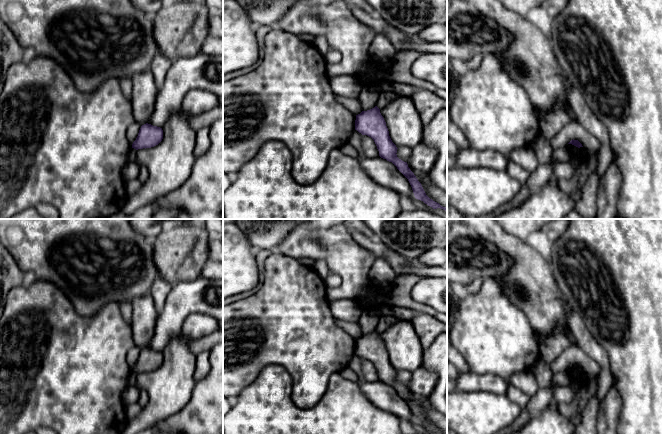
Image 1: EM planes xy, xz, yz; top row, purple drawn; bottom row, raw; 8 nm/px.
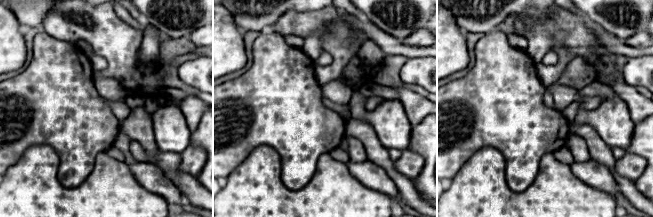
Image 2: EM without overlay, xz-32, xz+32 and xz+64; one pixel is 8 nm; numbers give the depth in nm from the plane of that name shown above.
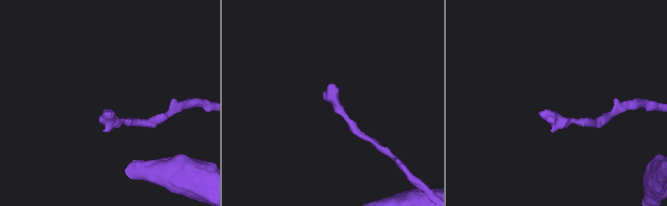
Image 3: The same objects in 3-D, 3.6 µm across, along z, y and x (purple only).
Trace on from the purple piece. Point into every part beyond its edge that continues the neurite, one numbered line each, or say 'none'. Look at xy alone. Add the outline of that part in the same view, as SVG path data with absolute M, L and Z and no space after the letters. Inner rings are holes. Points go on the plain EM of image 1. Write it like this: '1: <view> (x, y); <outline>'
none

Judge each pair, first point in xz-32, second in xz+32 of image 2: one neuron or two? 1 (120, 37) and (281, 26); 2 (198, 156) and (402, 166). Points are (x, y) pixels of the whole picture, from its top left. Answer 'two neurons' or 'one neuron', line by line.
1: one neuron
2: one neuron

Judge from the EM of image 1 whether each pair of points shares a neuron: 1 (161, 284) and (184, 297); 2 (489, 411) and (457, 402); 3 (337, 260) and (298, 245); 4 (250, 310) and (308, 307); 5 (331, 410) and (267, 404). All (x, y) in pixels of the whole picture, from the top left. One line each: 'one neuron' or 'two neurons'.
1: two neurons
2: one neuron
3: one neuron
4: one neuron
5: one neuron

